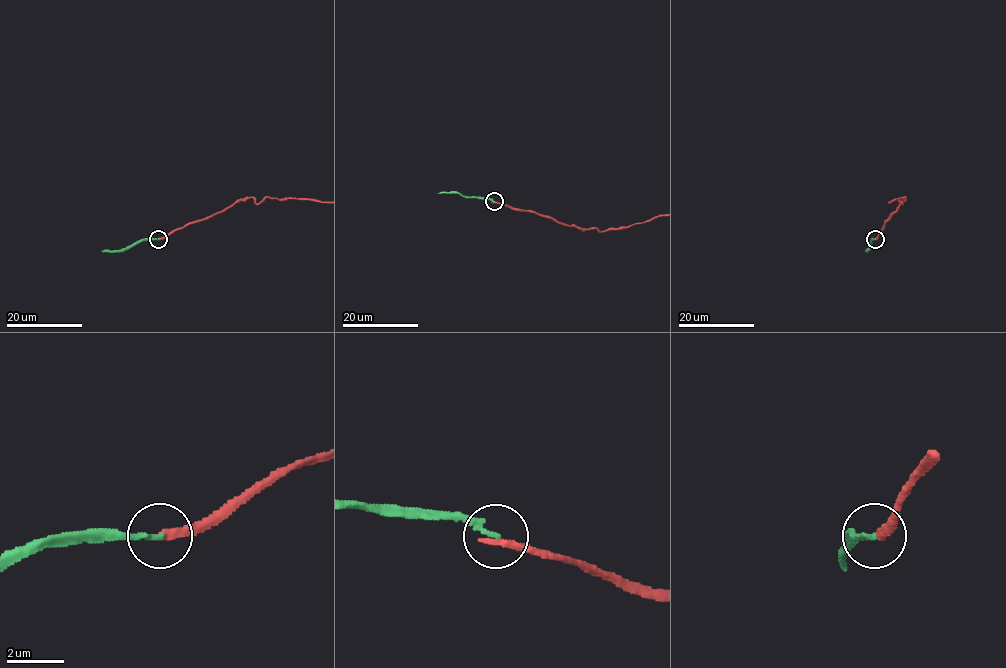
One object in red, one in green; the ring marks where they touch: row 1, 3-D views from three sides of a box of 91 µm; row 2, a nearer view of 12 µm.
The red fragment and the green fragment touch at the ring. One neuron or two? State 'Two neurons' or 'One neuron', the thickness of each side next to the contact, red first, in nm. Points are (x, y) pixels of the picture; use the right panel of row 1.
Two neurons. Thickness 280 nm (red) against 180 nm

